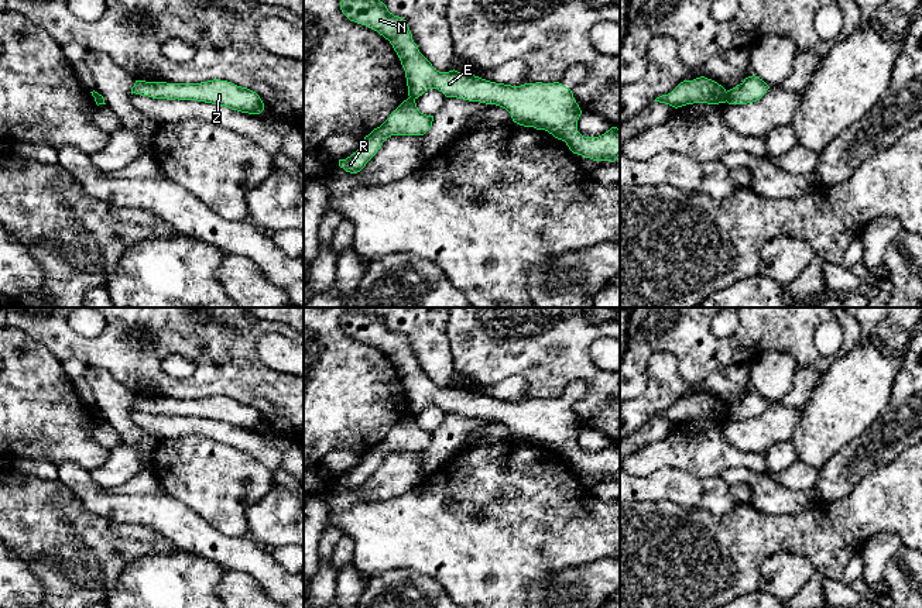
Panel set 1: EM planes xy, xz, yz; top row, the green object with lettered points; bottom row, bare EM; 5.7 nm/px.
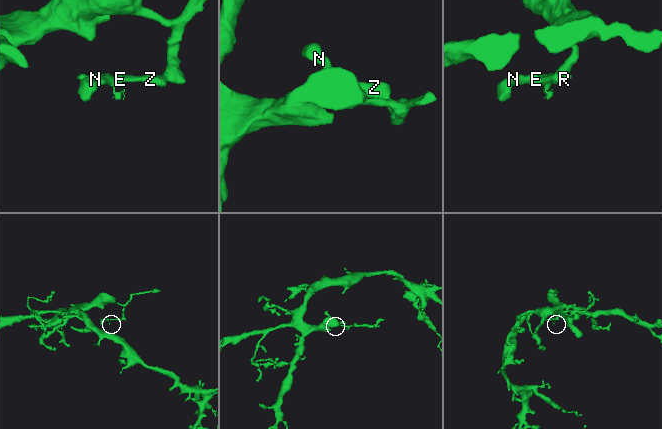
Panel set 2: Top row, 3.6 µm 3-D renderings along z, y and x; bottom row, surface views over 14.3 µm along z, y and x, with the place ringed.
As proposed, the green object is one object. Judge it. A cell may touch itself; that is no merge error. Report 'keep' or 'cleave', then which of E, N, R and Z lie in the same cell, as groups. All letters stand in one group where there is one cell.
cleave | E N Z / R

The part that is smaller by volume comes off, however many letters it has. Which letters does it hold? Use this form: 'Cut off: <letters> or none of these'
Cut off: R

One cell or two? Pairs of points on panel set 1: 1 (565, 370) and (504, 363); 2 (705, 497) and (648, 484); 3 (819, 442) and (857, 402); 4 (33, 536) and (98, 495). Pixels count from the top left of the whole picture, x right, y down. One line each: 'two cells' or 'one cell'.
1: one cell
2: one cell
3: one cell
4: two cells

